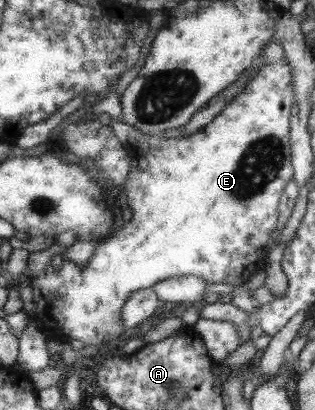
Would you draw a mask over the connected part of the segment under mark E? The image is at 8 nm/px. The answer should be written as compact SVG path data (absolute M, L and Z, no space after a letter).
M285 56L276 63L269 63L259 68L256 76L226 106L202 129L186 137L165 138L156 135L149 135L138 130L135 126L124 121L113 119L112 128L115 136L123 141L128 149L131 162L131 175L126 187L126 196L123 203L132 211L132 219L123 225L116 233L106 238L98 244L95 255L88 261L88 264L81 266L69 258L63 259L62 267L59 271L54 271L49 264L44 274L37 278L30 278L30 287L32 288L33 303L36 310L32 316L42 324L49 333L49 337L60 343L69 343L72 340L80 340L85 346L98 346L100 342L114 340L125 331L123 325L123 306L130 298L132 293L142 289L154 288L156 283L167 278L180 276L197 276L205 280L207 284L222 282L222 284L234 284L236 286L245 285L248 277L258 269L257 262L263 262L261 248L266 246L269 241L269 235L275 228L278 218L278 198L284 190L284 185L290 182L294 175L294 169L291 165L291 141L290 141L290 118L291 110L295 104L294 82L292 81L291 68L288 66Z

